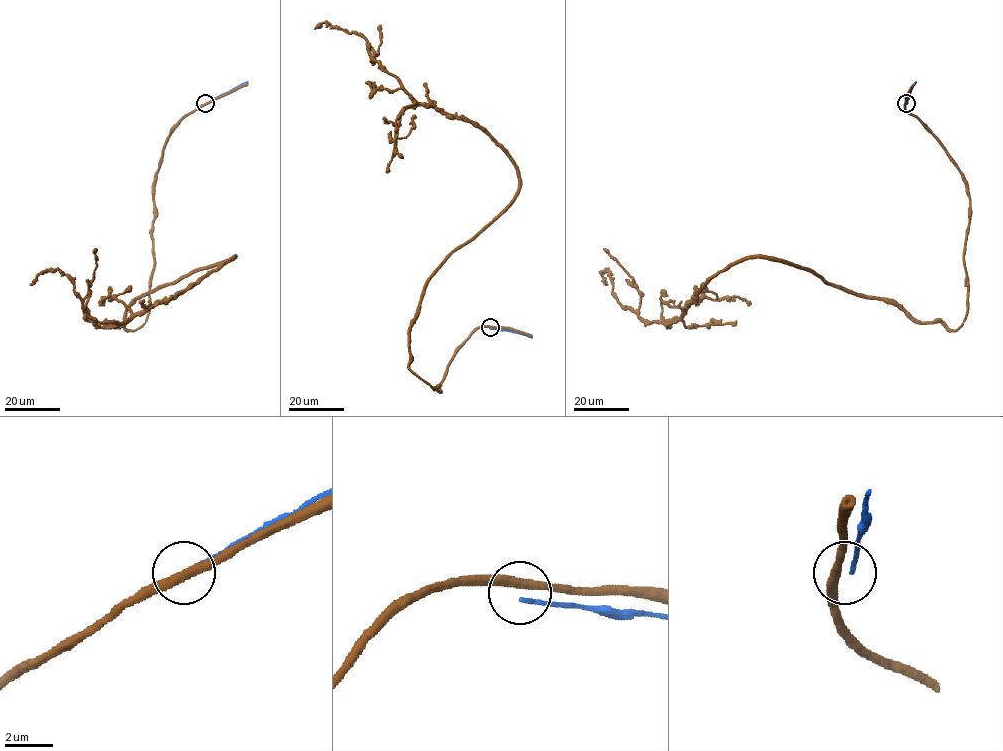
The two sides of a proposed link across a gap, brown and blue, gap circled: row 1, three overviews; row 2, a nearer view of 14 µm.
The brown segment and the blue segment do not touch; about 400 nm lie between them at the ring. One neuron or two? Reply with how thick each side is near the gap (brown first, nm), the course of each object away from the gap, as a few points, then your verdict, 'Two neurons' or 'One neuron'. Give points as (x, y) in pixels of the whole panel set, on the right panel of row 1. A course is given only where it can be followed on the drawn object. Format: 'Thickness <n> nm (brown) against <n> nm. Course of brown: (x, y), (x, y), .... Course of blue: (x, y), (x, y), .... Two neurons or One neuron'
Thickness 400 nm (brown) against 160 nm. Course of brown: (905, 103), (970, 201), (957, 330), (767, 257), (719, 271), (668, 323), (625, 308), (608, 269), (606, 284). Course of blue: (906, 103), (915, 82). Two neurons

